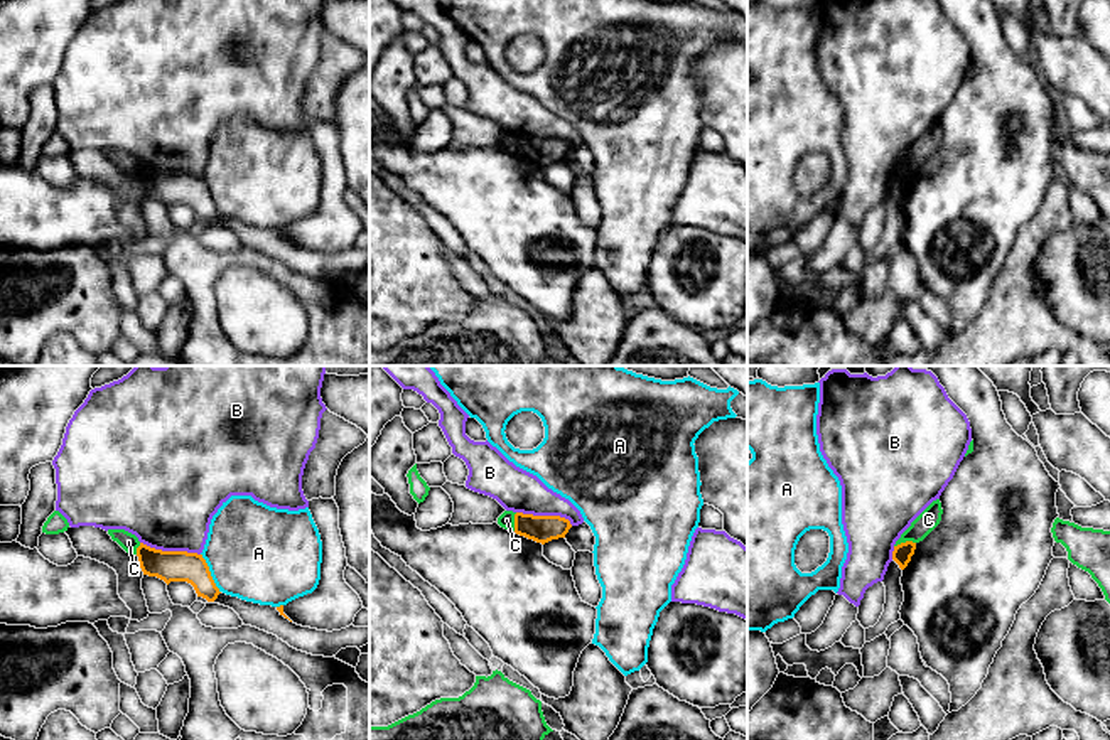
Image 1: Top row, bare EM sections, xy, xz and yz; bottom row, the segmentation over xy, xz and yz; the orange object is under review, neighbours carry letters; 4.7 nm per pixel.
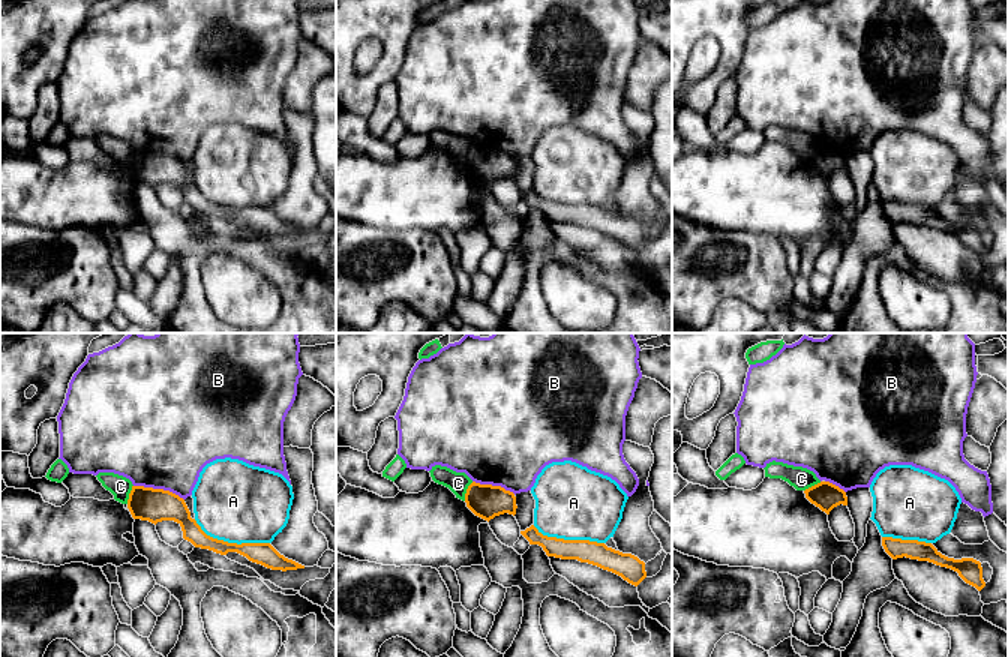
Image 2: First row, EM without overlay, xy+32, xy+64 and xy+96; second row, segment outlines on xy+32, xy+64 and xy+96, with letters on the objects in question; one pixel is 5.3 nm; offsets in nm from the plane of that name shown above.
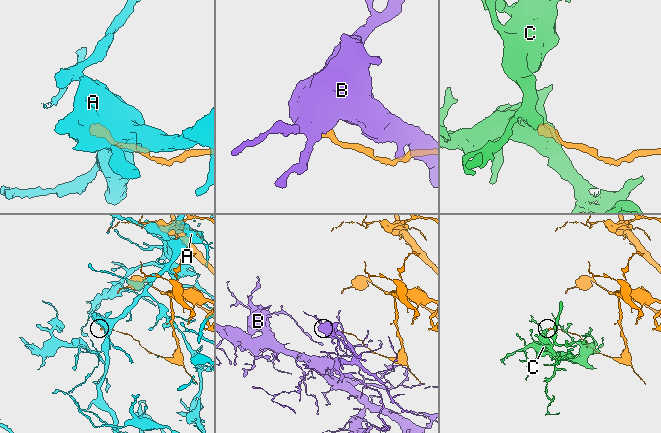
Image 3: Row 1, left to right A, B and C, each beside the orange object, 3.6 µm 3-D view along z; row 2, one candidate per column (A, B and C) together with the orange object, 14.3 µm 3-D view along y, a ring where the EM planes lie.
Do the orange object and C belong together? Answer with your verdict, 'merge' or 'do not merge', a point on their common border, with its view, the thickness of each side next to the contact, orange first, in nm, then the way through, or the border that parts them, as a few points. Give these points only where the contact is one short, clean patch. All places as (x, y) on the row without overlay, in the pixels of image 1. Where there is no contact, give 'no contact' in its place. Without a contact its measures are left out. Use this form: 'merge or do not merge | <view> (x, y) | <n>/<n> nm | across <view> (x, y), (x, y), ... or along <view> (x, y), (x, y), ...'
do not merge | yz (906, 164) | 90/100 nm | along yz (915, 164), (901, 164), (894, 169)

